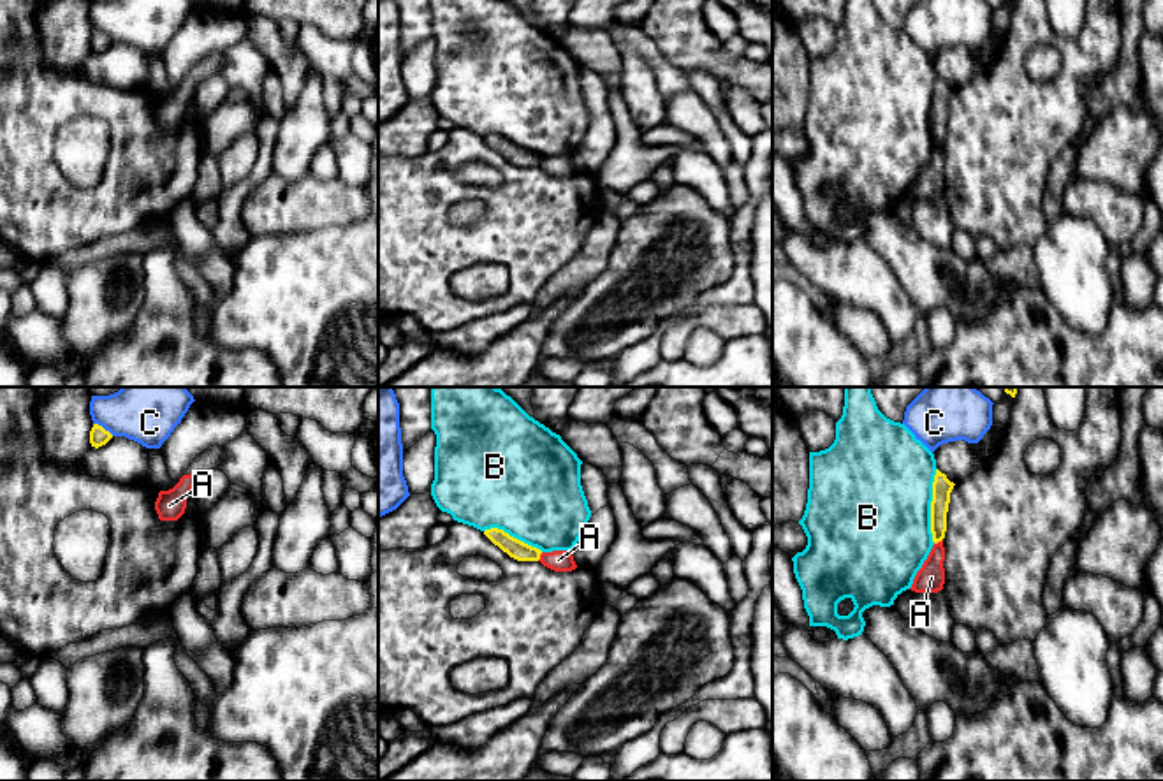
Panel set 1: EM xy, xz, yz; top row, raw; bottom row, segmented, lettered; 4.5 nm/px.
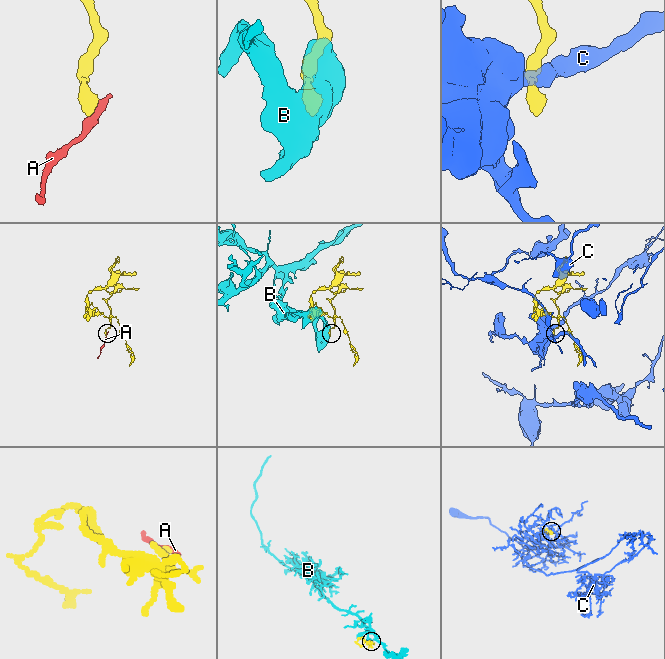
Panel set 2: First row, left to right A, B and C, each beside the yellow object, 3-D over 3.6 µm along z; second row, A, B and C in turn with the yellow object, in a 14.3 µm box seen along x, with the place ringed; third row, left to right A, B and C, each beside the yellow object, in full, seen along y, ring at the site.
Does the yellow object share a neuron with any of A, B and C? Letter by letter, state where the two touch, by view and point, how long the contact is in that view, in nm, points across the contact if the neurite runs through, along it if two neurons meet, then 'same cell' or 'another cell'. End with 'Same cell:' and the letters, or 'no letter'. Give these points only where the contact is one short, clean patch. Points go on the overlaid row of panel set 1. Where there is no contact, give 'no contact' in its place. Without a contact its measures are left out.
A: contact xz (539, 556); length 50 nm; border xz (542, 553), (537, 560); another cell
B: contact yz (931, 505); length 340 nm; another cell
C: contact xy (102, 428); length 110 nm; another cell
Same cell: no letter

